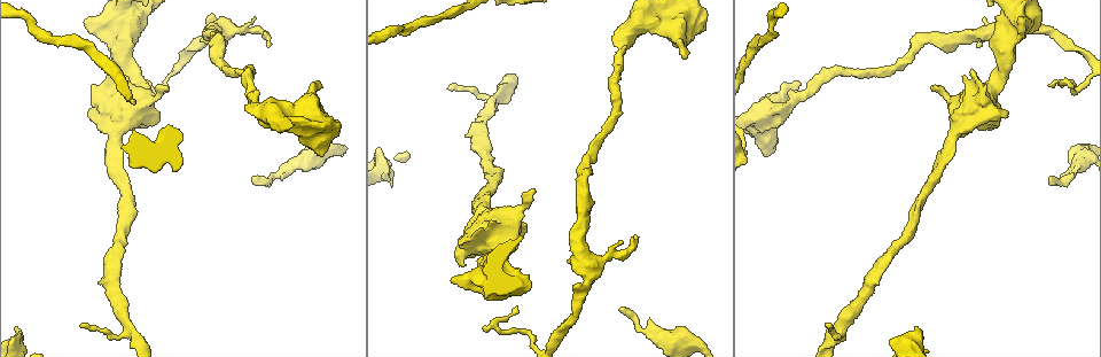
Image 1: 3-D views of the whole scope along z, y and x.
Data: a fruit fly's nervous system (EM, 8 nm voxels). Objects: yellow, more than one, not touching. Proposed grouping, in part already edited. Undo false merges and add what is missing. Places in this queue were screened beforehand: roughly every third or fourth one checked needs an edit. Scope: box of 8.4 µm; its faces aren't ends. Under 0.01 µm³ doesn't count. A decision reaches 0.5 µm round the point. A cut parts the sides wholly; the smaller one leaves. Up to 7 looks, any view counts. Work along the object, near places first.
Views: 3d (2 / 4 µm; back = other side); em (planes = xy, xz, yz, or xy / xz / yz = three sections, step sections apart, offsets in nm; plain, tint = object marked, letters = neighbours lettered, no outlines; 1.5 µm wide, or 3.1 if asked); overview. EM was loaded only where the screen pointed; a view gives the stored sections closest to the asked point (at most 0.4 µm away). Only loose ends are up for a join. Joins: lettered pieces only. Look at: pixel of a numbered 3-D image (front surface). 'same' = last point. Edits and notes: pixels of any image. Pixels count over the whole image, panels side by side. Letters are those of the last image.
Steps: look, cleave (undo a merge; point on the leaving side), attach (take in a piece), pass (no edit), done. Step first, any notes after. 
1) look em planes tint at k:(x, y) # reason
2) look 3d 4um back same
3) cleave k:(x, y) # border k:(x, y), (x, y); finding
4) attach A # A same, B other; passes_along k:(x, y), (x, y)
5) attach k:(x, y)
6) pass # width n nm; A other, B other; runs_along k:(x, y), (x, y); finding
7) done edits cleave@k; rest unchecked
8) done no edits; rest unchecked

look 3d 2um at 1:(257, 107) # calibre changes

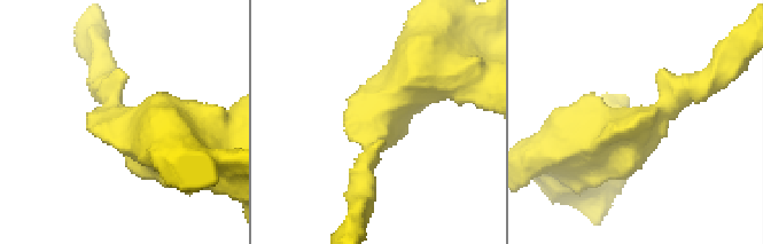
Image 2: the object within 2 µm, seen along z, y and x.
look em xz step 4 tint at 2:(377, 126) # arm_widths 200, 380 nm

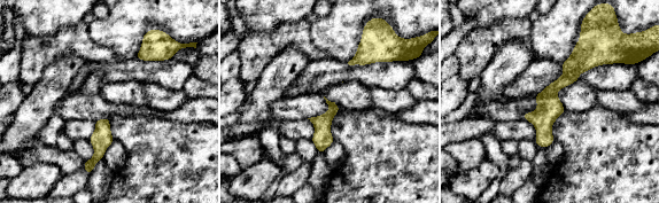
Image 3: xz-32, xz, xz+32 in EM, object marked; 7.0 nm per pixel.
look em planes letters same # another direction

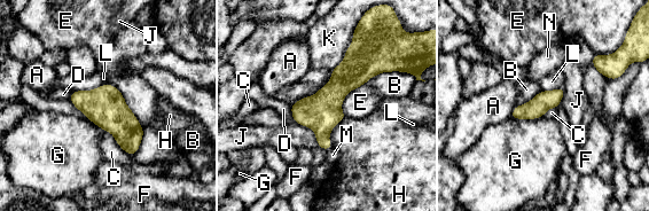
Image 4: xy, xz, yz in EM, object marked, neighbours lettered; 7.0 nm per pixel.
pass # width 280 nm; A other, B other, C other, D other, E other, F other, G other, H other, J other, K other, L other, M other, N other; all the same neuron

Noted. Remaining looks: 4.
look em planes letters at 1:(448, 88) # thin end

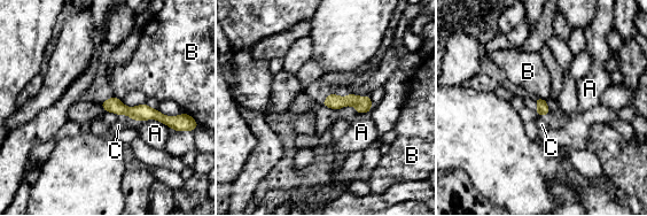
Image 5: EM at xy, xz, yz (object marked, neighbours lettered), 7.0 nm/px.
pass # width 90 nm; longest_contact A 240 nm; A other, B other, C other; none of them fits

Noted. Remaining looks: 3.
look 3d 4um at 1:(1048, 178) # branch stops here

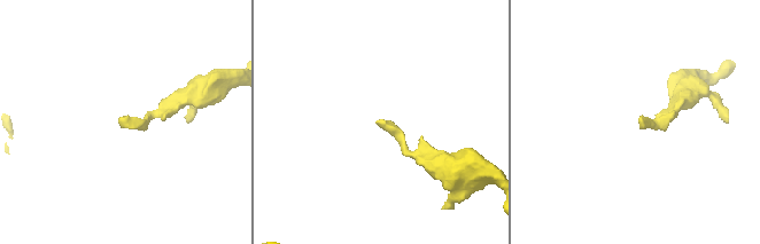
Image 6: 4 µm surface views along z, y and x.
look em planes letters at 6:(378, 123) # need the tissue

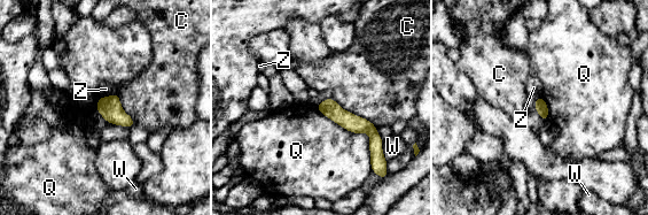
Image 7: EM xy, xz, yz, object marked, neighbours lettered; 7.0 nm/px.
pass # longest_contact Q 600 nm; C other, Q other, W other, Z other; runs_along 7:(322, 104), (364, 125), (377, 147); no lettered piece goes on from it

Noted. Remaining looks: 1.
done no edits; rest unchecked

